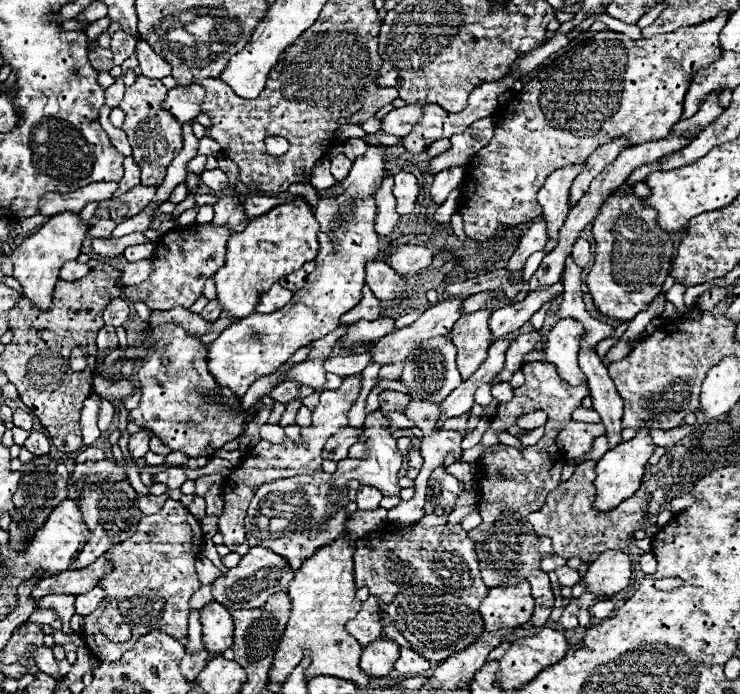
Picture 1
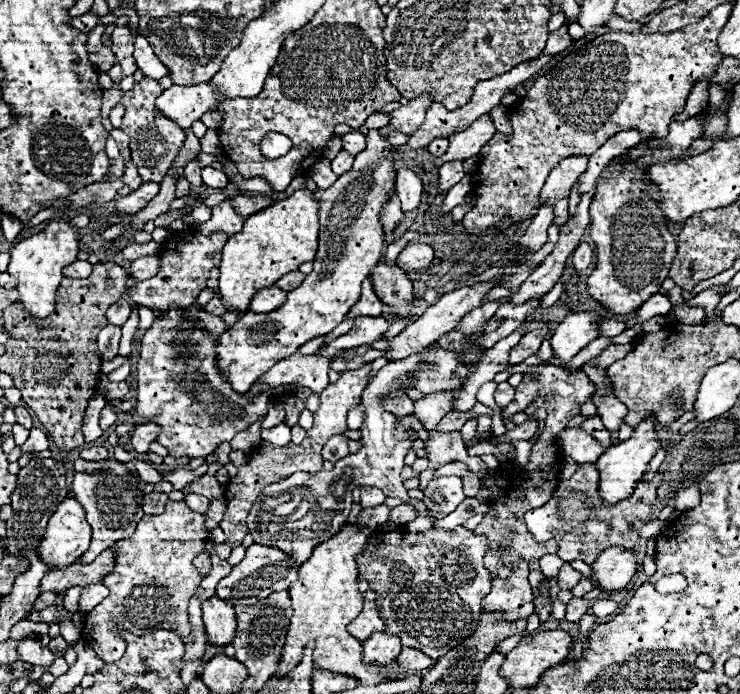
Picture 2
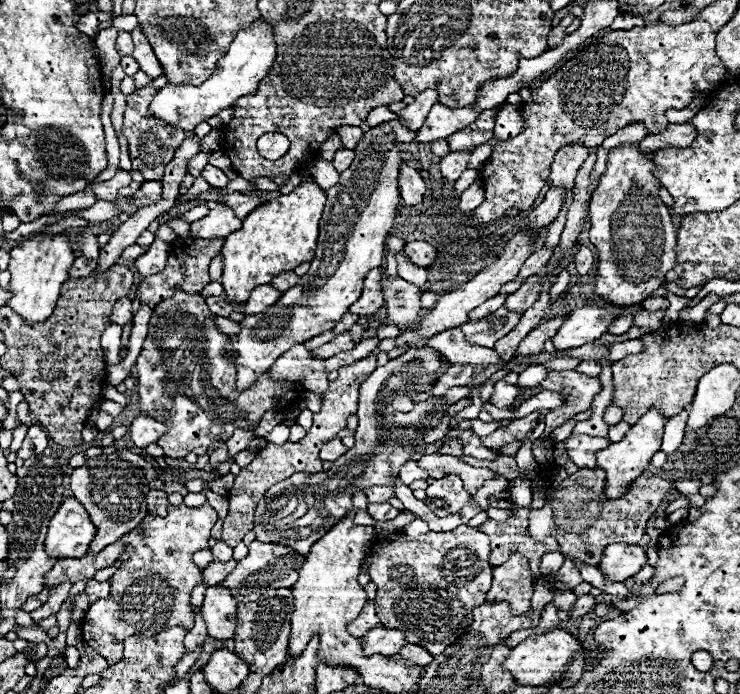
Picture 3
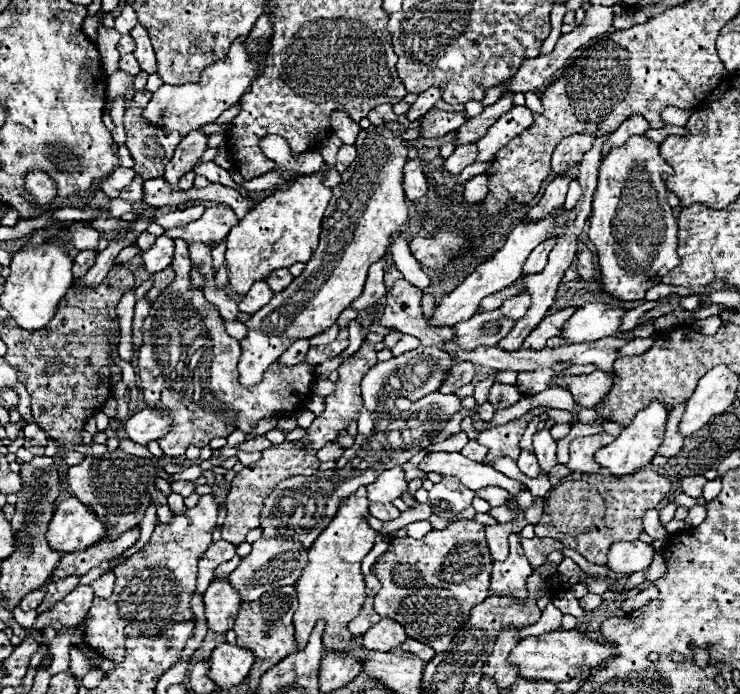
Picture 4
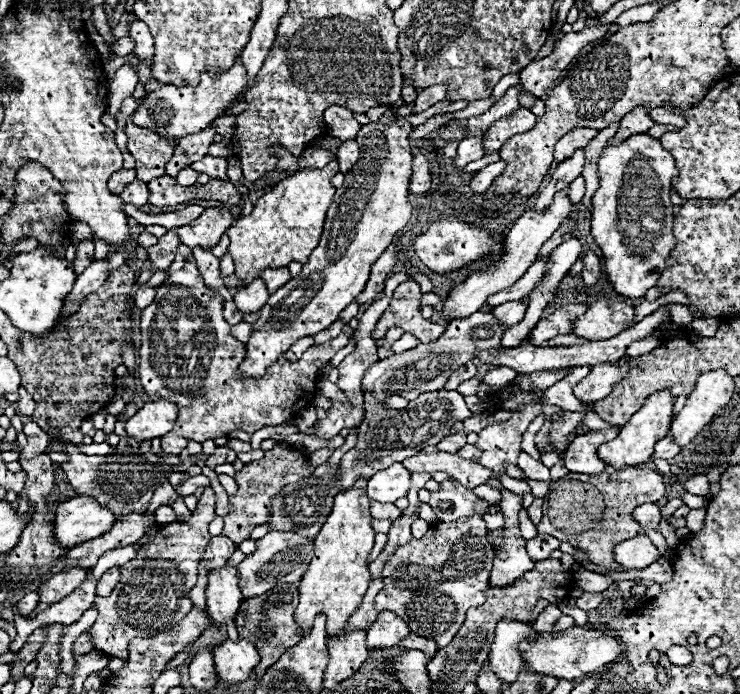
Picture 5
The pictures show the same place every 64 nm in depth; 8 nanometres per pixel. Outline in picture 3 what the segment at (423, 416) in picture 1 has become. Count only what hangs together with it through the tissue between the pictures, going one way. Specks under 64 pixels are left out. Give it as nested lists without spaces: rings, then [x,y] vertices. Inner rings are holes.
[[[454,386],[454,388],[450,388],[450,390],[448,390],[448,394],[446,394],[446,396],[442,396],[442,398],[446,400],[446,404],[448,404],[448,406],[452,406],[452,404],[456,404],[458,400],[466,398],[468,394],[470,394],[470,388],[468,388],[468,386]]]

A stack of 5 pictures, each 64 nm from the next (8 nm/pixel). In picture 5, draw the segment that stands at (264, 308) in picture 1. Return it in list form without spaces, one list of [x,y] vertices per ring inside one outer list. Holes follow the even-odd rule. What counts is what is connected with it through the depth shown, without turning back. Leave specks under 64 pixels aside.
[[[256,278],[252,284],[238,288],[238,292],[234,294],[234,302],[240,312],[248,314],[248,312],[258,312],[268,302],[268,296],[270,292],[266,284],[260,278]]]

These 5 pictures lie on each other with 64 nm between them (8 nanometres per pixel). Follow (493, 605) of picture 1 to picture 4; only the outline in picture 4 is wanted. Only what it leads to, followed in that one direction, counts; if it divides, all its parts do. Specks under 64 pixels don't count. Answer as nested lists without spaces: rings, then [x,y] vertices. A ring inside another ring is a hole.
[[[510,536],[508,560],[494,562],[490,576],[490,596],[516,596],[516,600],[524,600],[524,596],[528,596],[524,584],[528,574],[532,574],[532,566],[524,556],[518,538]]]

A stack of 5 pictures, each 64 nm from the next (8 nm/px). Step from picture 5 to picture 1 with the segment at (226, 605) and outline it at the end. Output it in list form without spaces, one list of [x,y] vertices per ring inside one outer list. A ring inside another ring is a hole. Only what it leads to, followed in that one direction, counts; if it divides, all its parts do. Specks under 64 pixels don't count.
[[[218,602],[206,604],[200,612],[200,622],[202,622],[204,650],[222,654],[224,650],[232,648],[234,624],[232,624],[230,612],[222,604],[218,604]]]

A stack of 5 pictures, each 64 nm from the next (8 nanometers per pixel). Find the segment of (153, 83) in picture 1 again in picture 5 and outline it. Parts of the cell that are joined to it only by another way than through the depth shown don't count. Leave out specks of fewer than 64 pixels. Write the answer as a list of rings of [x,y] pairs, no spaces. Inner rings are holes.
[[[132,116],[126,118],[124,132],[128,134],[128,152],[136,160],[138,178],[148,182],[164,176],[164,166],[172,158],[176,140],[168,140],[166,136],[132,124]]]

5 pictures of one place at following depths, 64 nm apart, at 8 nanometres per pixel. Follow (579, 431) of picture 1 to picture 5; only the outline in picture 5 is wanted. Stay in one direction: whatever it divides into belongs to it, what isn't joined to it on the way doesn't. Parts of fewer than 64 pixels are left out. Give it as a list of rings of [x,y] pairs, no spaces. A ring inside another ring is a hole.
[[[614,426],[610,430],[596,430],[574,438],[566,450],[566,468],[576,474],[602,474],[606,464],[598,460],[596,450],[600,448],[600,444],[604,444],[604,440],[614,440],[618,432],[620,426]]]

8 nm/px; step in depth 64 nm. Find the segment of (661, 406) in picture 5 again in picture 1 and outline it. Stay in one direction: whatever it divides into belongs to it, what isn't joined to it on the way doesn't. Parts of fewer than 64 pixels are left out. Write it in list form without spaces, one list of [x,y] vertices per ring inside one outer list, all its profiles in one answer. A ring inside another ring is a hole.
[[[640,428],[638,436],[618,444],[616,448],[608,450],[598,462],[596,462],[596,500],[594,500],[594,508],[600,508],[602,512],[610,512],[612,508],[616,508],[616,504],[620,504],[620,500],[628,500],[636,494],[636,490],[642,484],[642,476],[644,476],[644,466],[648,462],[648,458],[654,452],[654,444],[648,436],[648,428]]]

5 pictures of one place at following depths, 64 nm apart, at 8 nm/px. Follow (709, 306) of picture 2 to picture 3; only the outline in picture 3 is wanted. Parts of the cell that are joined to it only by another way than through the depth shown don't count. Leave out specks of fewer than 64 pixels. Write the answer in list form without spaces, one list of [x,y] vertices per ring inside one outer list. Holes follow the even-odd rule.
[[[668,292],[665,295],[665,298],[667,298],[668,301],[670,302],[670,306],[668,310],[666,310],[665,316],[671,322],[677,322],[679,320],[680,311],[689,305],[690,299],[686,297],[674,295],[671,292]]]

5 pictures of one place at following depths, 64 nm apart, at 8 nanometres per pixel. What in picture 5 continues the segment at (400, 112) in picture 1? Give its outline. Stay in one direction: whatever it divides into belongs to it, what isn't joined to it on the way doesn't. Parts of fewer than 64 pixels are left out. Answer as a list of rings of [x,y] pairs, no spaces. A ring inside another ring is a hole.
[[[436,84],[436,86],[430,86],[430,88],[422,90],[422,92],[418,92],[418,98],[416,98],[416,102],[414,102],[412,114],[424,112],[426,108],[430,108],[430,106],[434,106],[436,102],[444,100],[444,96],[446,96],[446,86],[444,86],[444,84]]]

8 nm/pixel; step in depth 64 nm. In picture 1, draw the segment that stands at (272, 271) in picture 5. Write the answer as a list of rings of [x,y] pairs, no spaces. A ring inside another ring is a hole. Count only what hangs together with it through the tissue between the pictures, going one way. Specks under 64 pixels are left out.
[[[298,270],[298,272],[294,272],[294,274],[286,276],[286,278],[282,278],[282,280],[280,280],[280,284],[282,284],[284,288],[290,288],[290,290],[294,292],[296,288],[302,288],[302,286],[304,286],[306,276],[308,276],[308,274],[306,274],[304,270]]]

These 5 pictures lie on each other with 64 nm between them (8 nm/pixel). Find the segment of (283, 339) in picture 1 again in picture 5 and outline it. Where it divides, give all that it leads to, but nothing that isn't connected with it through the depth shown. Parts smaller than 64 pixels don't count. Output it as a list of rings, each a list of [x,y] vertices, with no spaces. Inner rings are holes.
[[[396,106],[386,112],[380,122],[370,122],[362,126],[362,130],[356,136],[356,142],[360,144],[360,160],[354,164],[352,172],[346,172],[344,184],[340,188],[340,194],[336,190],[336,198],[332,206],[328,208],[326,220],[324,220],[324,232],[320,238],[320,244],[310,254],[308,262],[302,266],[302,272],[292,278],[288,284],[284,284],[278,292],[270,296],[266,306],[258,312],[258,320],[252,324],[252,336],[246,342],[248,352],[240,364],[240,374],[246,378],[260,378],[264,376],[264,370],[272,366],[298,338],[314,336],[322,330],[326,330],[332,322],[338,320],[338,314],[364,290],[366,280],[370,276],[370,266],[380,258],[384,250],[394,240],[394,234],[402,230],[412,214],[412,206],[408,200],[408,182],[410,182],[410,170],[412,170],[412,150],[408,134],[412,132],[412,126],[396,116],[392,120],[390,116],[396,114]]]

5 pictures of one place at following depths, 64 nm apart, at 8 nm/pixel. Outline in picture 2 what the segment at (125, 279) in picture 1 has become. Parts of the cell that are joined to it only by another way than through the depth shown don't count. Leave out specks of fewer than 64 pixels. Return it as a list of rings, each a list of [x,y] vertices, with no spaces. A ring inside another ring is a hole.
[[[160,250],[154,252],[152,256],[144,256],[144,258],[138,258],[130,264],[128,268],[128,276],[134,280],[134,282],[140,282],[140,280],[148,280],[152,276],[156,276],[158,272],[158,262],[160,262]]]

